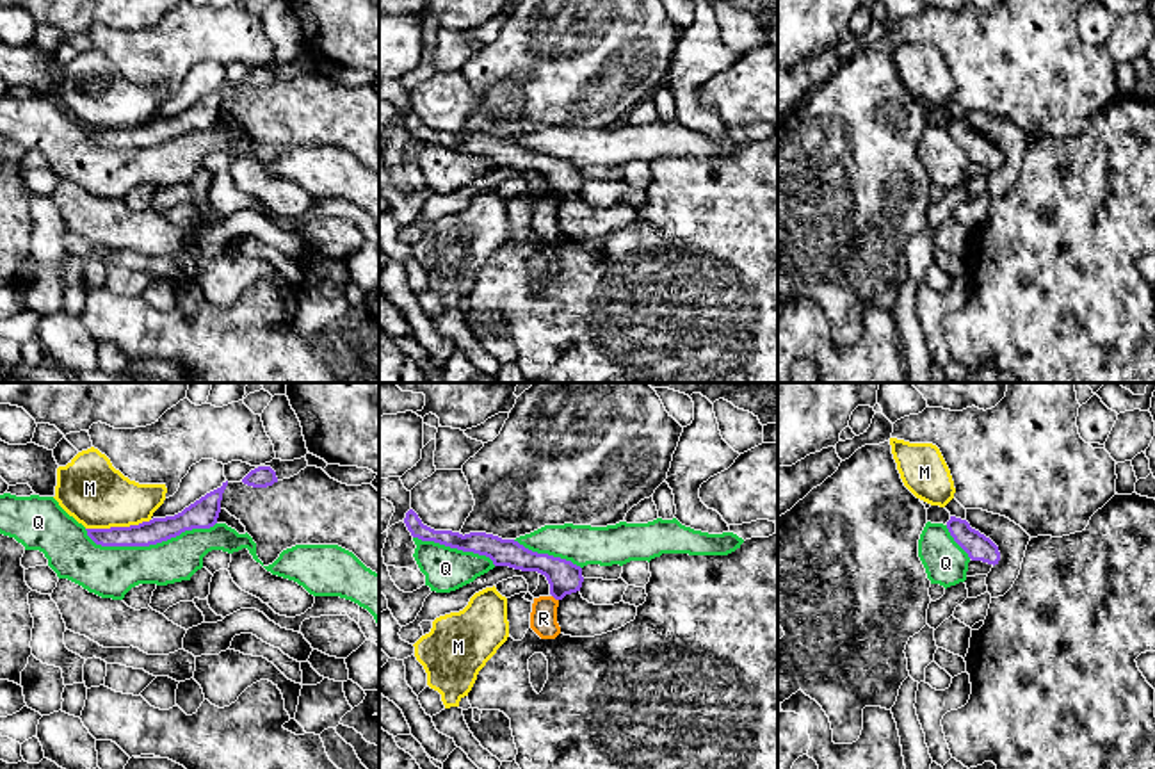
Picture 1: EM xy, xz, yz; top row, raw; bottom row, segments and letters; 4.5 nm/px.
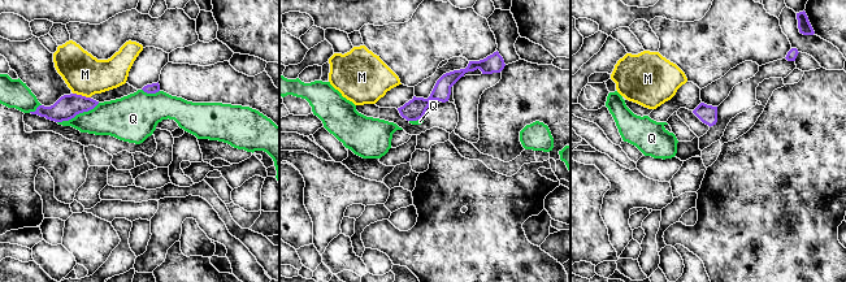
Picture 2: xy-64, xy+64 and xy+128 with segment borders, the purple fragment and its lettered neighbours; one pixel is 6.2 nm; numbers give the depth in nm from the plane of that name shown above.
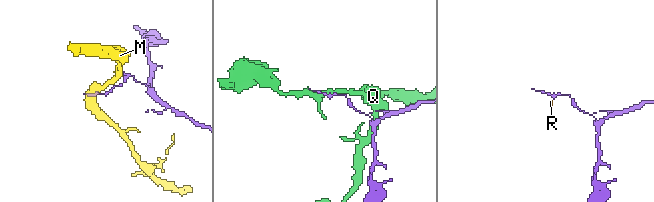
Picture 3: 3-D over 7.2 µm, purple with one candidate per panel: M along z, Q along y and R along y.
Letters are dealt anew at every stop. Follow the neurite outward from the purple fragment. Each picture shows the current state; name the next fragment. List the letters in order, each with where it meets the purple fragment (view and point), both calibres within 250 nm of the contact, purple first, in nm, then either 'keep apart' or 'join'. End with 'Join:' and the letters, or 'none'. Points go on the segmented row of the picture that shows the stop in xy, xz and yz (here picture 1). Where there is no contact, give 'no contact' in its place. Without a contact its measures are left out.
M: contact xy (118, 527); calibres 110 and 300 nm; keep apart
Q: contact xy (148, 545); calibres 110 and 240 nm; keep apart
R: contact xz (556, 599); calibres 150 and 130 nm; join
Join: R

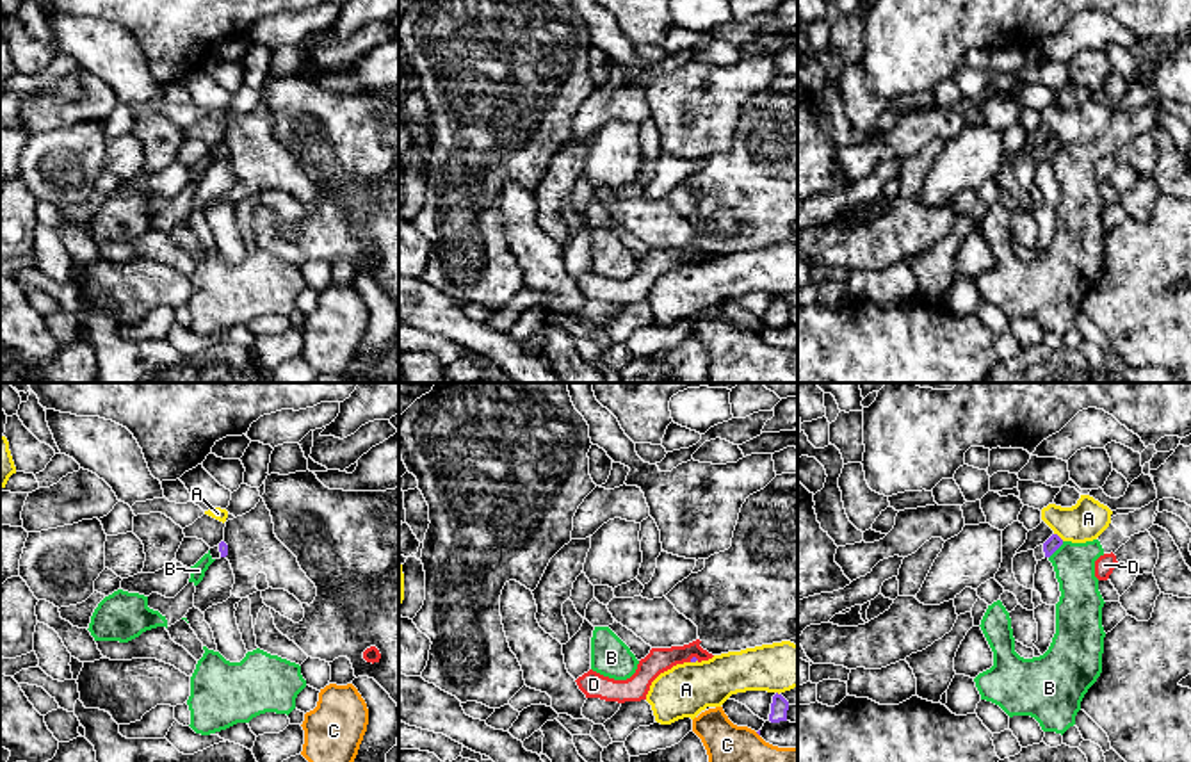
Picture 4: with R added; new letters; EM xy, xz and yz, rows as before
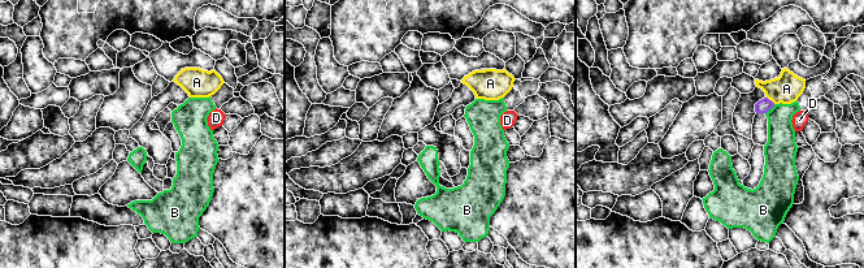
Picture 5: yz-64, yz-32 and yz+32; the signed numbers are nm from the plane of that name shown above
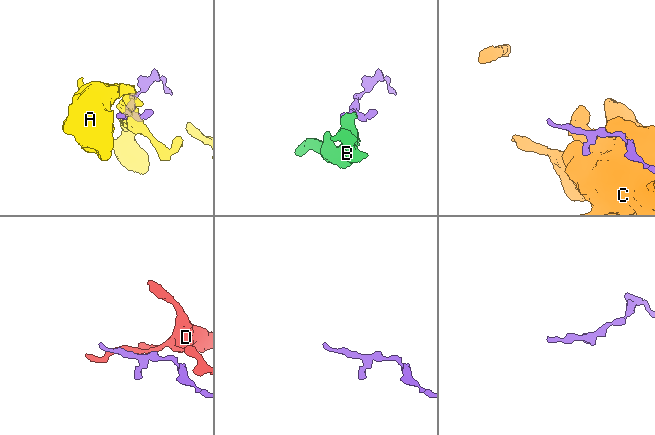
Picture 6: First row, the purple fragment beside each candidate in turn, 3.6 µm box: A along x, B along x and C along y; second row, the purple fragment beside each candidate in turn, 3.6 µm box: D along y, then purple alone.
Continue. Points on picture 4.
A: contact yz (1058, 536); calibres 70 and 180 nm; keep apart
B: contact yz (1056, 549); calibres 70 and 190 nm; keep apart
C: no contact; keep apart
D: contact xz (693, 657); calibres 20 and 110 nm; keep apart
Join: none

